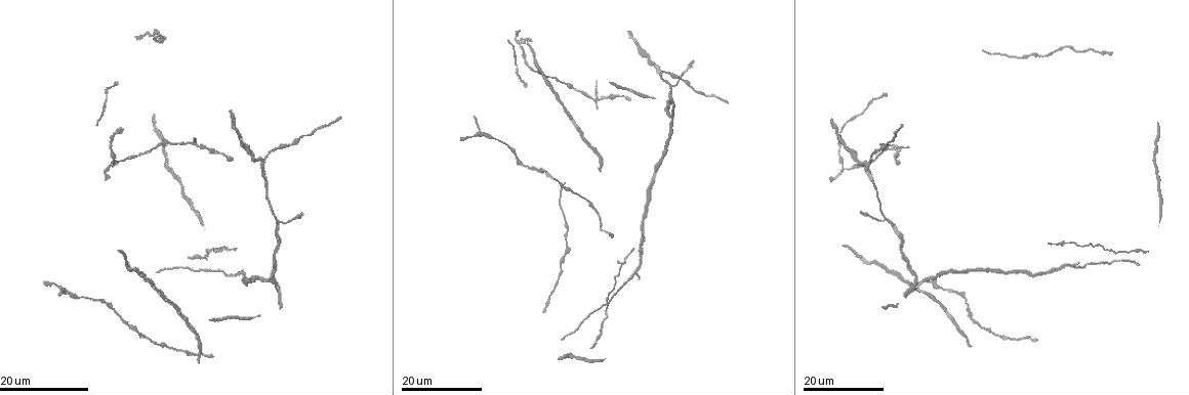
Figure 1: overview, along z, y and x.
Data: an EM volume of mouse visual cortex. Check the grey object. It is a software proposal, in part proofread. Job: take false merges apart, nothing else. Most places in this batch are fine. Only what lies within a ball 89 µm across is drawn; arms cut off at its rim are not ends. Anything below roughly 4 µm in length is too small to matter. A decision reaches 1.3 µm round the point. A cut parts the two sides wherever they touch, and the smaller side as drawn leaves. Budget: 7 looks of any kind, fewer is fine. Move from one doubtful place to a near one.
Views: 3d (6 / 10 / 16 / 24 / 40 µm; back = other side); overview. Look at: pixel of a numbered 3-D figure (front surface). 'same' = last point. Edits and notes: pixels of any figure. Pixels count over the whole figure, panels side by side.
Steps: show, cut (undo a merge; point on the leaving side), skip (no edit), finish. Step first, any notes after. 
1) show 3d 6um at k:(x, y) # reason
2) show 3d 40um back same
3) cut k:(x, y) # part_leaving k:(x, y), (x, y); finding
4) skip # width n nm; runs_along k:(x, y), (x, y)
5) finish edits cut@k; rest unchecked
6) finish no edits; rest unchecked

show 3d 24um at 1:(281, 222) # thin arm on a thick one

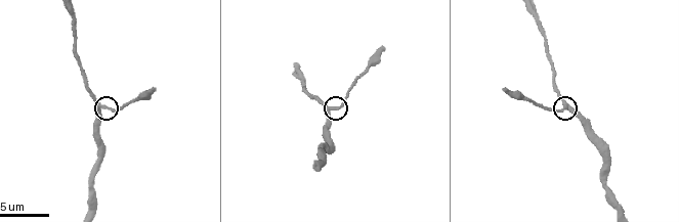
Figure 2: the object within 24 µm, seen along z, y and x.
show 3d 6um at 2:(101, 108)

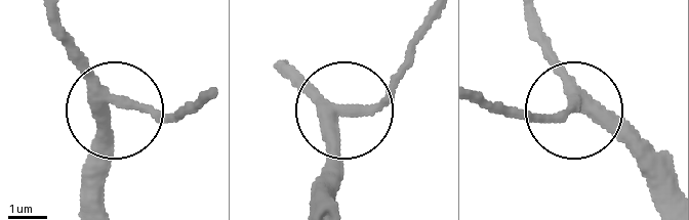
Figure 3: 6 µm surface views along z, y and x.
show 3d 6um back at 3:(574, 101)

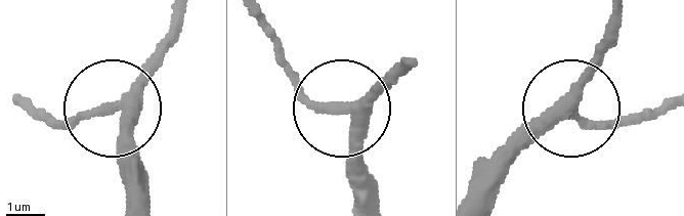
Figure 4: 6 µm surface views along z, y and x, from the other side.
skip # arms 3; runs_along 4:(129, 204), (129, 141), (107, 110), (51, 126); continuous, no second neuron

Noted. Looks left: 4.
show 3d 24um at 1:(595, 98) # four arms meet

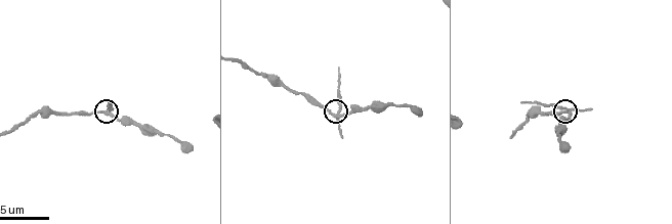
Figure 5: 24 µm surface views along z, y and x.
show 3d 6um at 5:(564, 108)

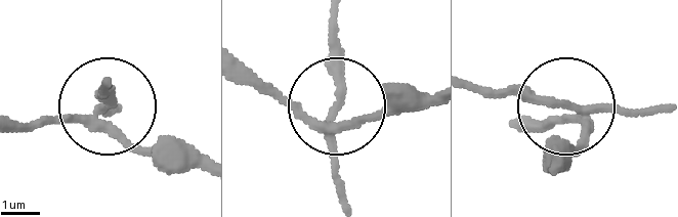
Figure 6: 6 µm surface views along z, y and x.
skip # side_arm 5 um; continuous, no second neuron

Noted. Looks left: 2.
show 3d 16um at 1:(869, 162) # side arm on a straight run

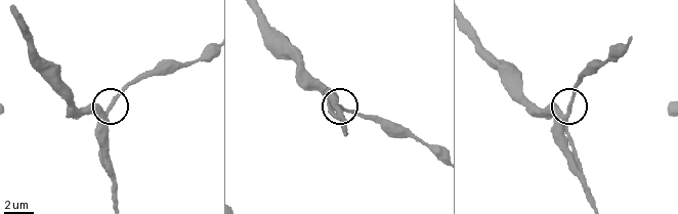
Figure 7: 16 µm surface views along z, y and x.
show 3d 6um at 7:(103, 115) # zoom in

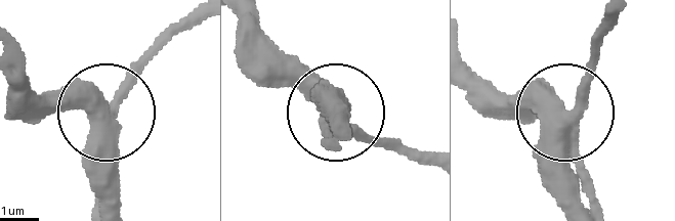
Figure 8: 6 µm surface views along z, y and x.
skip # width 370 nm; runs_along 8:(581, 203), (564, 114), (604, 19); one neuron here

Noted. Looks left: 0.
finish no edits; rest unchecked

